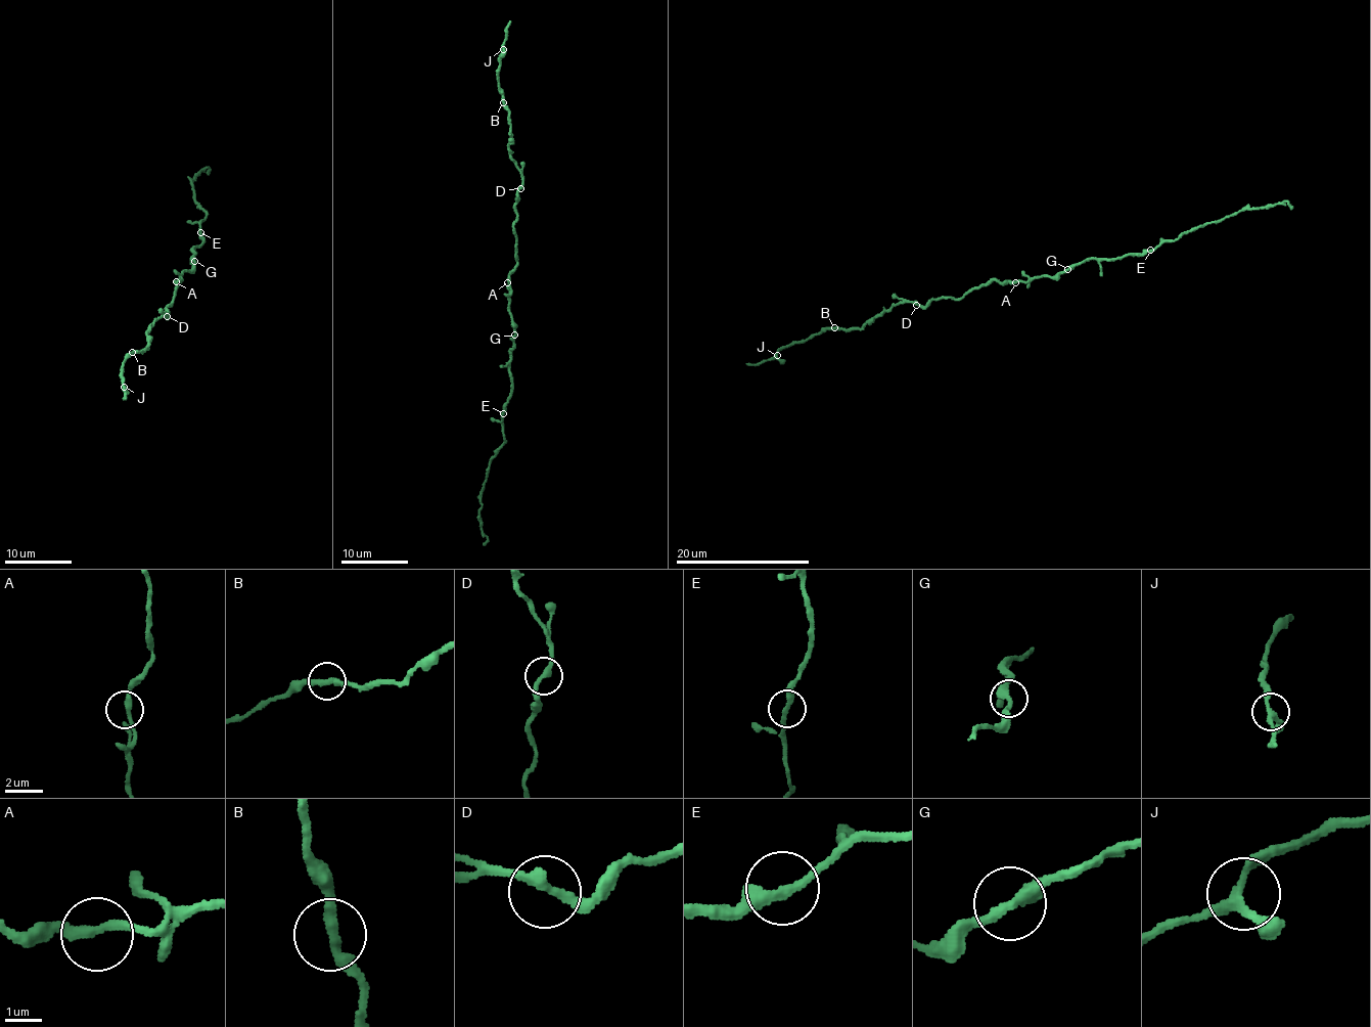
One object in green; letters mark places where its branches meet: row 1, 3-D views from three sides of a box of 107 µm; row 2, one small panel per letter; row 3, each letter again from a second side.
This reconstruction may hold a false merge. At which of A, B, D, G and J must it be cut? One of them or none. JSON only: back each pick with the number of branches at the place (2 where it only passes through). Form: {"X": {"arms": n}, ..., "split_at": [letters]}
{"G": {"arms": 2}, "split_at": ["G"]}

